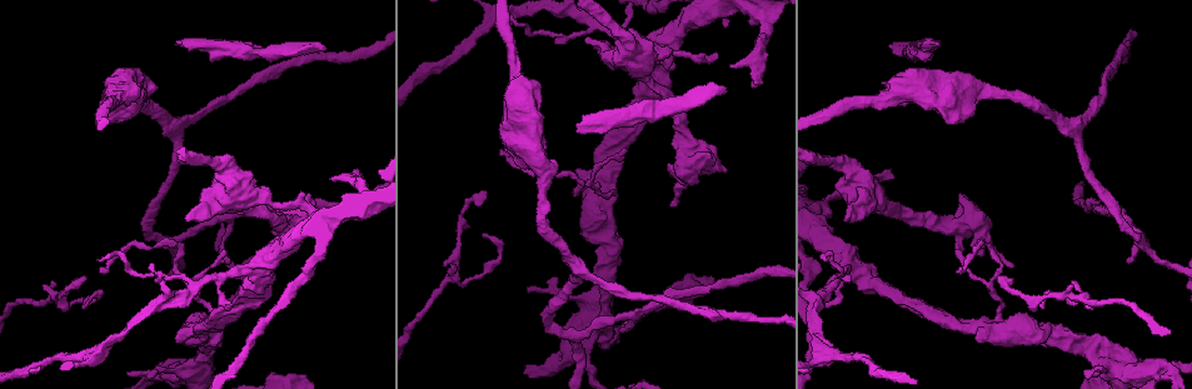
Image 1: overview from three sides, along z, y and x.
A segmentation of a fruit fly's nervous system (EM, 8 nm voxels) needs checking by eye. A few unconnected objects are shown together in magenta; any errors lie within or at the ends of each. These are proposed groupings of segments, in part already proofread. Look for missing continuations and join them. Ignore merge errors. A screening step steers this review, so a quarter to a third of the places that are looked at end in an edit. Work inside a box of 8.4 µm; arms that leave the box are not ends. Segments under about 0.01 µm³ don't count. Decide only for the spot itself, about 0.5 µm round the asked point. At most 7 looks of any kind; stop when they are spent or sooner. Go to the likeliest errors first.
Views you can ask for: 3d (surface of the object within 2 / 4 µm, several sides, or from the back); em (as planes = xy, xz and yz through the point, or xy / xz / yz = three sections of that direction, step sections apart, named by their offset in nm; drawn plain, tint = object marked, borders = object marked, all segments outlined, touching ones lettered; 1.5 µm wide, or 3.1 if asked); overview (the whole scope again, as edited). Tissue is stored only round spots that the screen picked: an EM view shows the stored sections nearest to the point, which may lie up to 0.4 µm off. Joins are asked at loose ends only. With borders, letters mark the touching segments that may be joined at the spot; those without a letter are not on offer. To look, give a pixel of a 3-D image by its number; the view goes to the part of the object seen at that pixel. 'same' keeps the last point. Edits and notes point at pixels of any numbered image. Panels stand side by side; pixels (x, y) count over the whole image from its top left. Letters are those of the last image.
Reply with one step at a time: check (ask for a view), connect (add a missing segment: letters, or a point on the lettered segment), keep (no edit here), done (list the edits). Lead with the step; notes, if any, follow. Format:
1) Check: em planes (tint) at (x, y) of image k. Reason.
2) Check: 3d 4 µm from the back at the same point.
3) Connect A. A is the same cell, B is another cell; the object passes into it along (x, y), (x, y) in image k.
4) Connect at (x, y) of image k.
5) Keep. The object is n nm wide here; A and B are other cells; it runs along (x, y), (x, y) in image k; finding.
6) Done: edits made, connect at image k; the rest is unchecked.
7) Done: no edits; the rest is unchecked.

Check: em xz step 4 (tint) at (576, 131) of image 1. An open end.

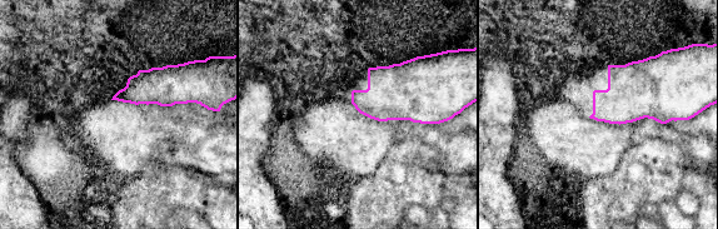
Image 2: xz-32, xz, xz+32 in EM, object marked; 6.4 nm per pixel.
Check: em planes (borders) at the same point. Cut it another way.

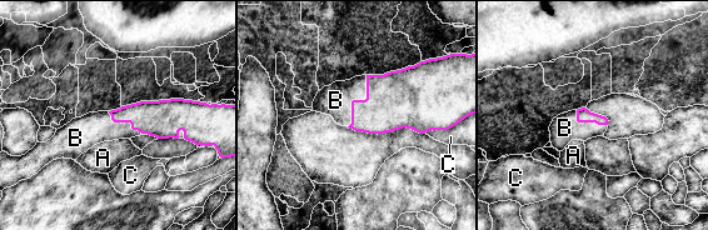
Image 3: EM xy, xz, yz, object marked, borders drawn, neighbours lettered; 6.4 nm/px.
Connect B. The longest contact is with B, 360 nm; B is the same cell, A and C are other cells; the object passes into it along (394, 100), (357, 100), (335, 100) in image 3; the neuron continues.

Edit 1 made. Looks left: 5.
Check: overview. See it whole again.

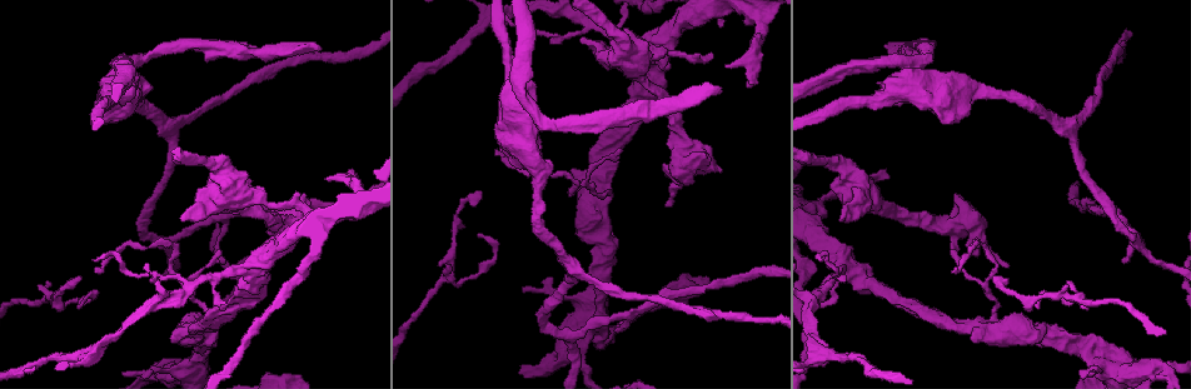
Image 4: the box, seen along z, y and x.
Check: em yz step 8 (tint) at (712, 54) of image 4. Thin end.

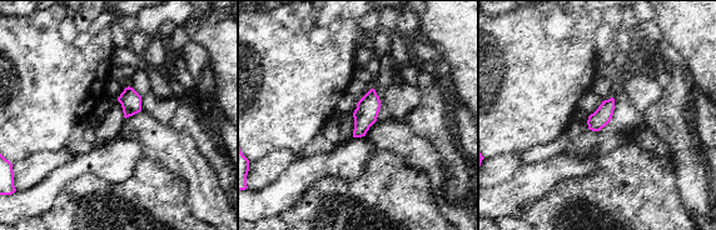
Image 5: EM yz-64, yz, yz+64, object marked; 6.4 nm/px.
Check: em planes (borders) at the same point.

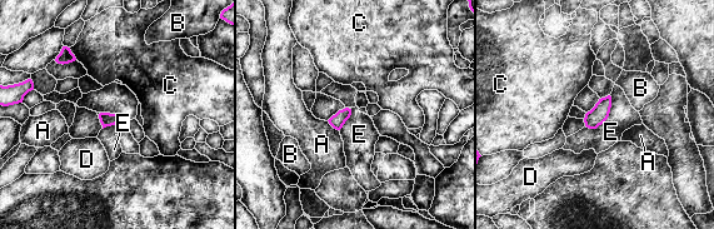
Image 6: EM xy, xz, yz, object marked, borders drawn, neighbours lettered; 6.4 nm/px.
Keep. A, B, C, D and E are other cells; none of them fits.

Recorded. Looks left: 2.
Check: em planes (borders) at (1007, 268) of image 4. Thin end.

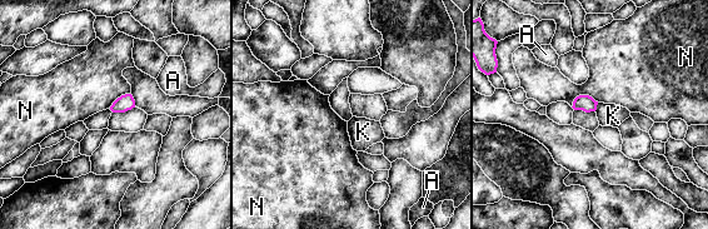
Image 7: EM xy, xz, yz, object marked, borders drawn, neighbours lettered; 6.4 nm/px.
Keep. A, K and N are other cells; a border runs along (598, 101), (578, 95), (572, 106) in image 7; no lettered segment goes on from it.

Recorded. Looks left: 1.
Done: edits made, connect at image 3; the rest is unchecked.

